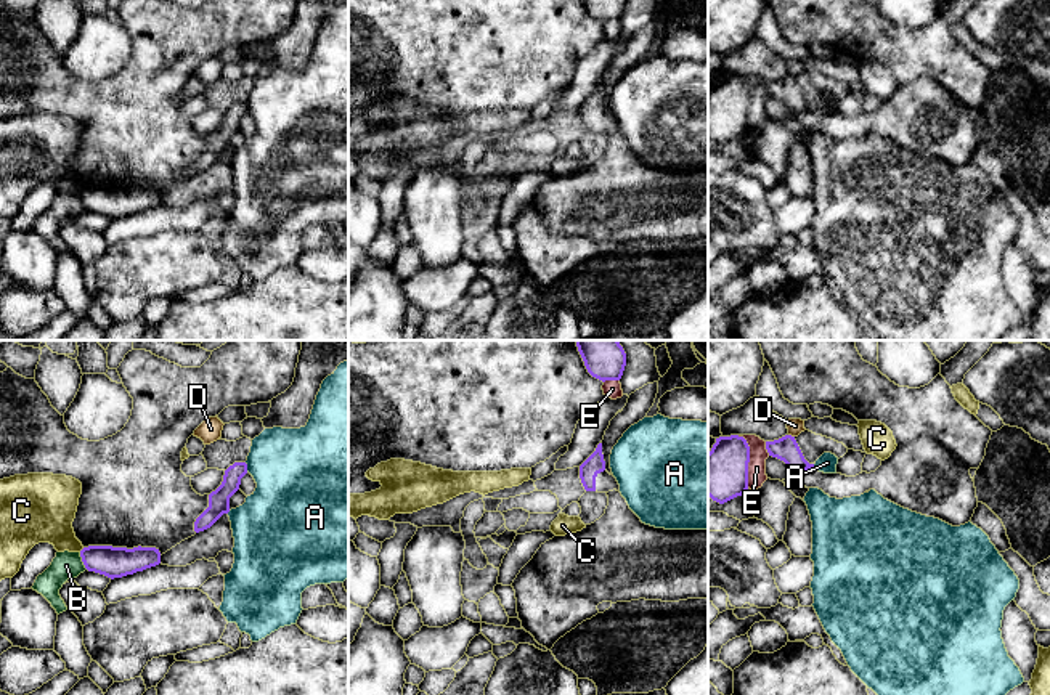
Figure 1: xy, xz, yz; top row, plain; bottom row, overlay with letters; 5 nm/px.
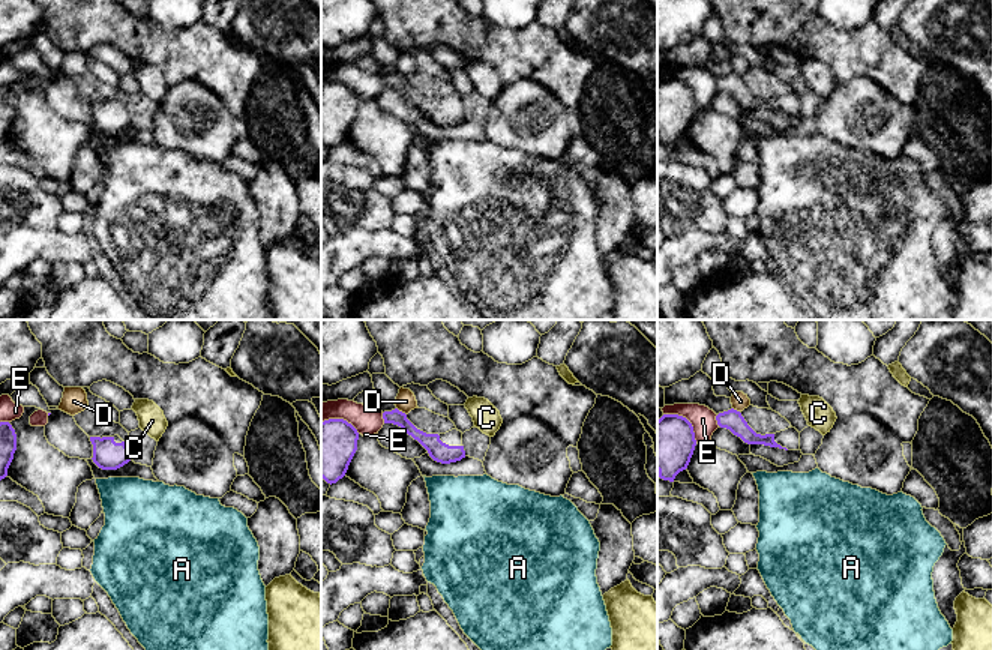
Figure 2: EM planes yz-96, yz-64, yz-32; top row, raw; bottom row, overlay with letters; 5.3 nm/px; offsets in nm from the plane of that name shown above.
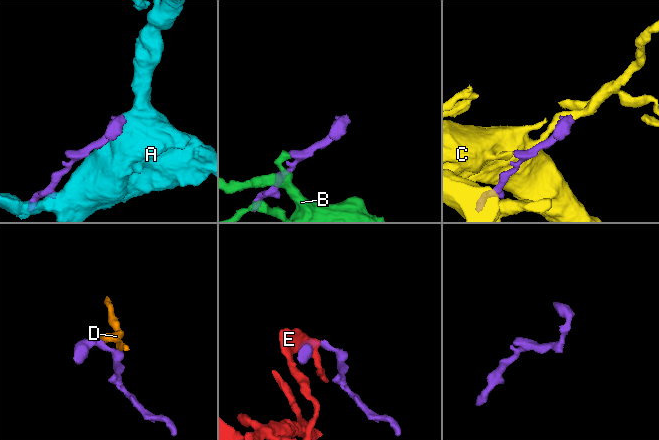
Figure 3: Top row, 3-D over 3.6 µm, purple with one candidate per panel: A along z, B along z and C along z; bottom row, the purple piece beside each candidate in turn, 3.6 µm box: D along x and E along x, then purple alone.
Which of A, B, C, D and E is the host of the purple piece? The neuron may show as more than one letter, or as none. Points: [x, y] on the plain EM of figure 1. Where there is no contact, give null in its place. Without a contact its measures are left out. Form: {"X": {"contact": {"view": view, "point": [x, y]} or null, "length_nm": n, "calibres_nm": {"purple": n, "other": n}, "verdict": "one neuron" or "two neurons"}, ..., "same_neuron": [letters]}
{"A": {"contact": {"view": "xy", "point": [246, 108]}, "length_nm": 50, "calibres_nm": {"purple": 110, "other": 420}, "verdict": "two neurons"}, "B": {"contact": {"view": "xy", "point": [82, 201]}, "length_nm": 100, "calibres_nm": {"purple": 160, "other": 140}, "verdict": "two neurons"}, "C": {"contact": {"view": "xy", "point": [82, 190]}, "length_nm": 40, "calibres_nm": {"purple": 160, "other": 280}, "verdict": "two neurons"}, "D": {"contact": {"view": "yz", "point": [790, 76]}, "length_nm": 40, "calibres_nm": {"purple": 120, "other": 80}, "verdict": "two neurons"}, "E": {"contact": {"view": "yz", "point": [748, 100]}, "length_nm": 280, "calibres_nm": {"purple": 260, "other": 100}, "verdict": "two neurons"}, "same_neuron": []}

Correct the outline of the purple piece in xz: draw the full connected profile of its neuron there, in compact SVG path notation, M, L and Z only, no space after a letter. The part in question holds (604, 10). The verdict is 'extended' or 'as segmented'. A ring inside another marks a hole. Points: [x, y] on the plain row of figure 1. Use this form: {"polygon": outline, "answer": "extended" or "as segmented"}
{"polygon": "M583 0L588 13L605 22L620 21L626 6L626 0Z", "answer": "as segmented"}

